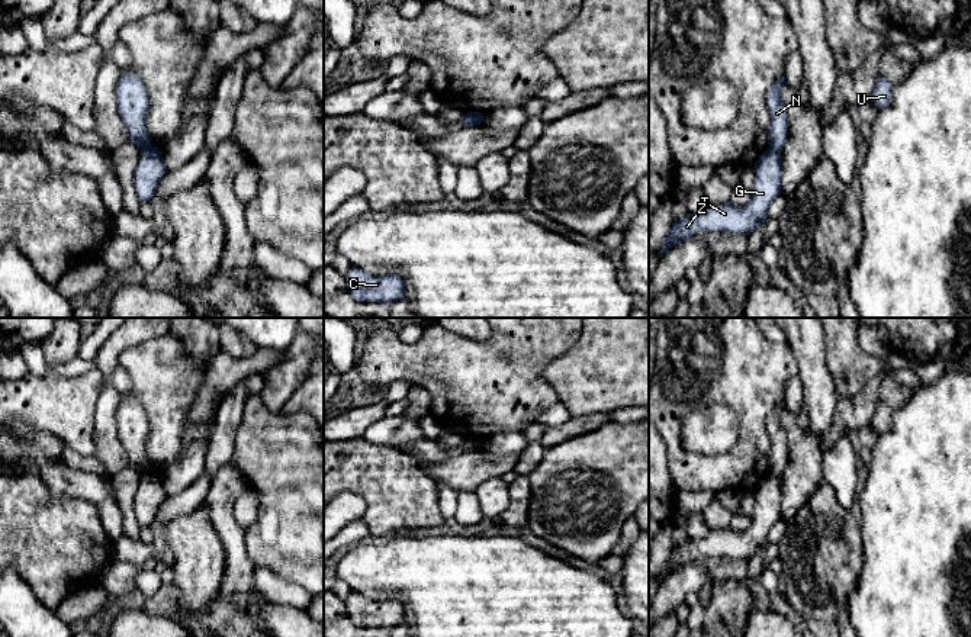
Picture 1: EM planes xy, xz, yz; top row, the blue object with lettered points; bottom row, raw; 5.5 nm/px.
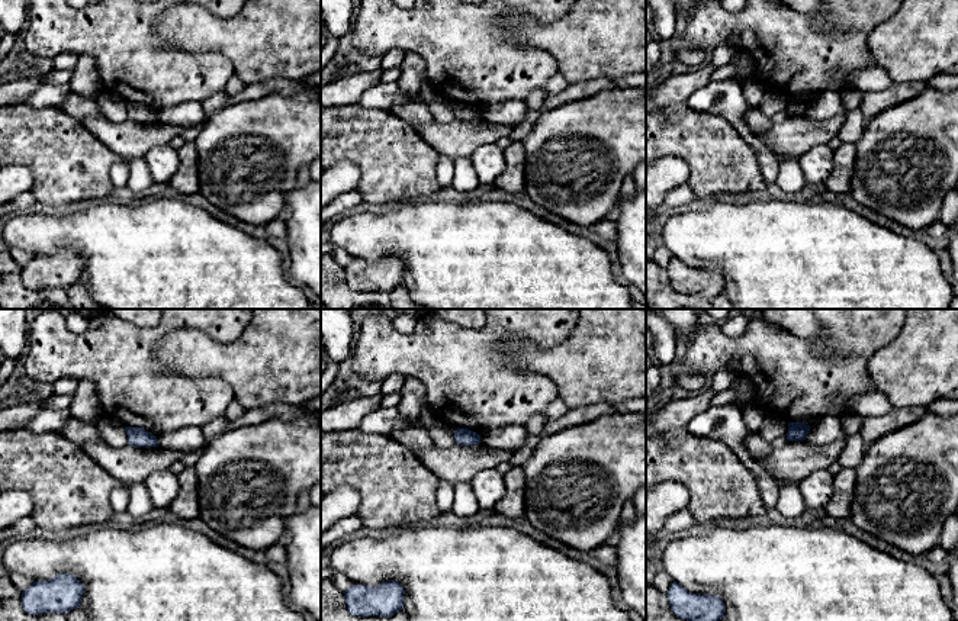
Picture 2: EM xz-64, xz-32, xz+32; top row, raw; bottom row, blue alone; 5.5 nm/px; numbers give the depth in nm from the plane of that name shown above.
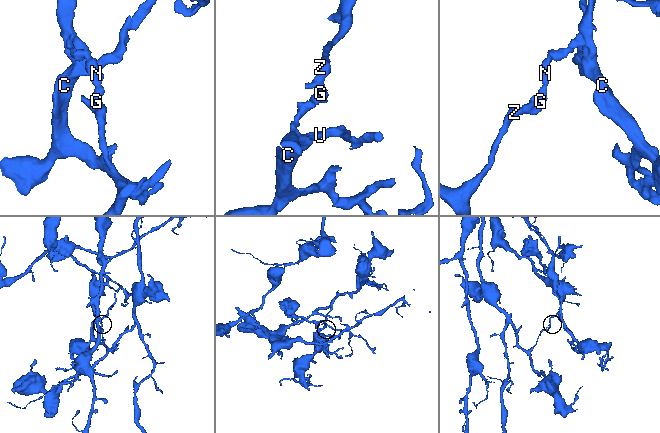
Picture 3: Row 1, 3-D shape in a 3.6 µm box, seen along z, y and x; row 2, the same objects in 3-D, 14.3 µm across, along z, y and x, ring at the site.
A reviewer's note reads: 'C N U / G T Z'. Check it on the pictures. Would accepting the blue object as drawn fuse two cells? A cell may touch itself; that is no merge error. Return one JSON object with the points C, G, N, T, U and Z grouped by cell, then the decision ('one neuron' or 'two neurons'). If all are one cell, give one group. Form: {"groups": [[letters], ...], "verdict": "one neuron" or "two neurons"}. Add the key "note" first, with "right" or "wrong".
{"note": "right", "groups": [["C", "N", "U"], ["G", "T", "Z"]], "verdict": "two neurons"}

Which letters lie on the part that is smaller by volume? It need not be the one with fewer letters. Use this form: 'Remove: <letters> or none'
Remove: C, N, U

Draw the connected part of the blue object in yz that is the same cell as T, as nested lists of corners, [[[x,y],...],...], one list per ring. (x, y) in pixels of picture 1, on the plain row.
[[[768,473],[755,488],[755,512],[747,530],[733,528],[711,530],[701,538],[688,538],[673,546],[668,562],[659,572],[662,582],[676,569],[691,564],[698,557],[724,556],[749,560],[766,544],[772,525],[781,519],[781,477]]]

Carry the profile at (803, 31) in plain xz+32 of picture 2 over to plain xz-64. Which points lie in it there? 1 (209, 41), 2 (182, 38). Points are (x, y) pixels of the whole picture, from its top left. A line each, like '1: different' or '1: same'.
1: different
2: different

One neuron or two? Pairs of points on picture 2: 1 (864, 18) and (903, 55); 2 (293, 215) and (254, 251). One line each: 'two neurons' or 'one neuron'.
1: two neurons
2: two neurons

